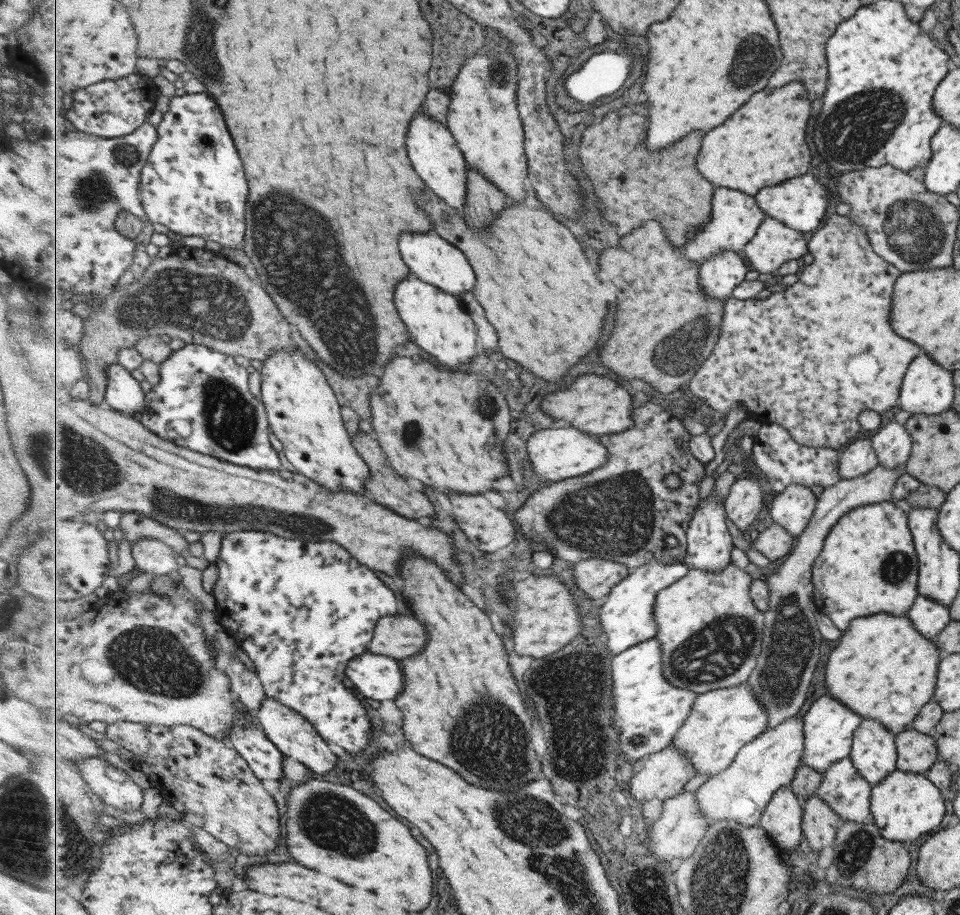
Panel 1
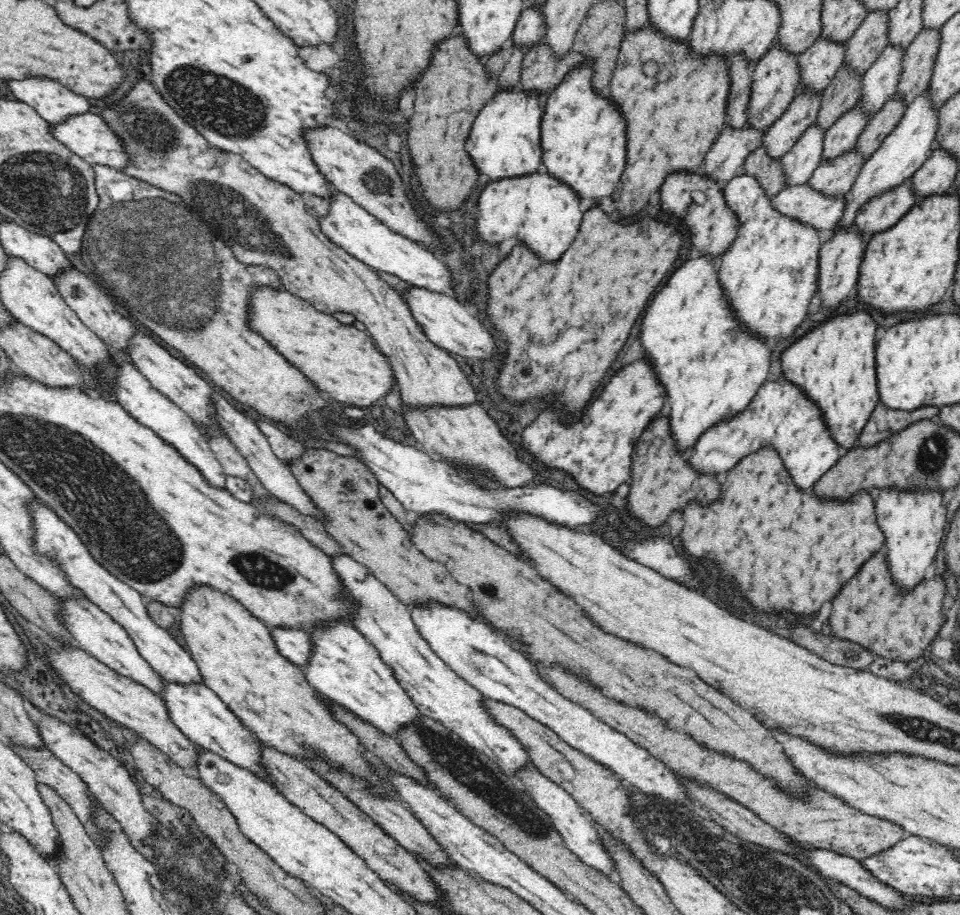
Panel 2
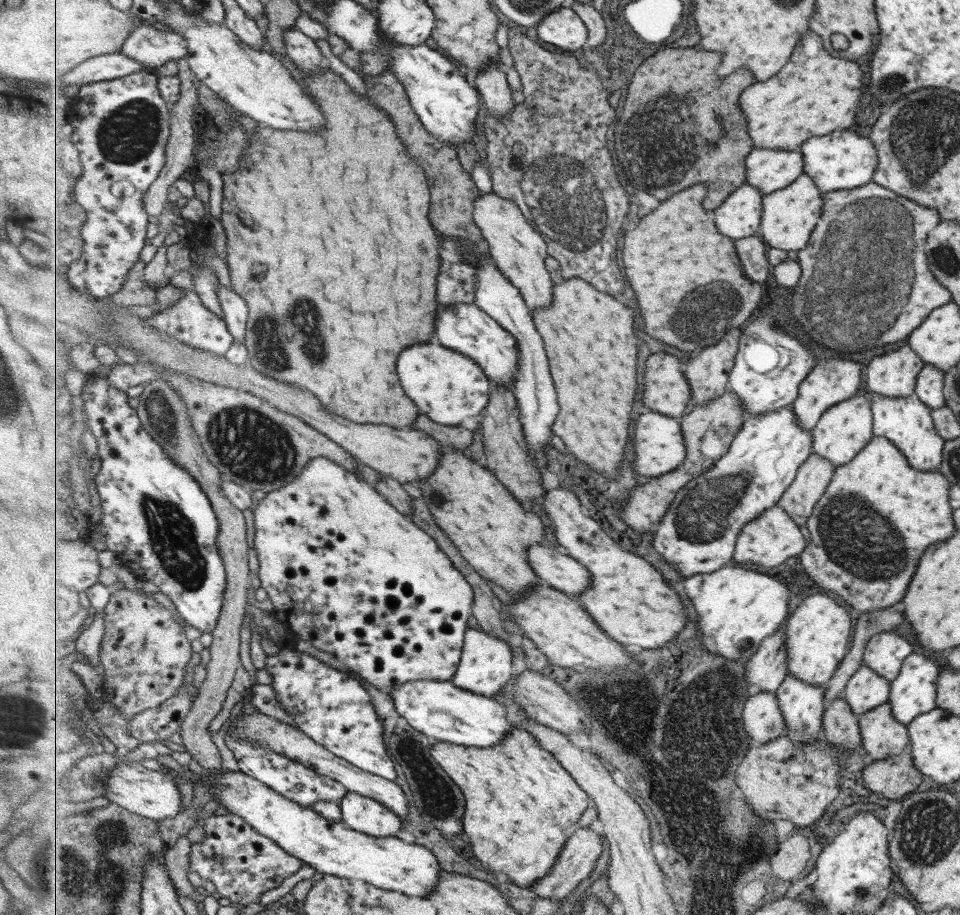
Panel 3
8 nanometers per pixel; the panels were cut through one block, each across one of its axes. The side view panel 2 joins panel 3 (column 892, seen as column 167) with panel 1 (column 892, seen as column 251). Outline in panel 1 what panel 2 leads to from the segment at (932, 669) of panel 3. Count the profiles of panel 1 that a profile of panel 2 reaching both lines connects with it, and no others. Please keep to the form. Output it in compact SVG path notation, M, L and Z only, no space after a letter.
M862 719L852 737L849 759L871 786L895 769L894 735L877 719Z

